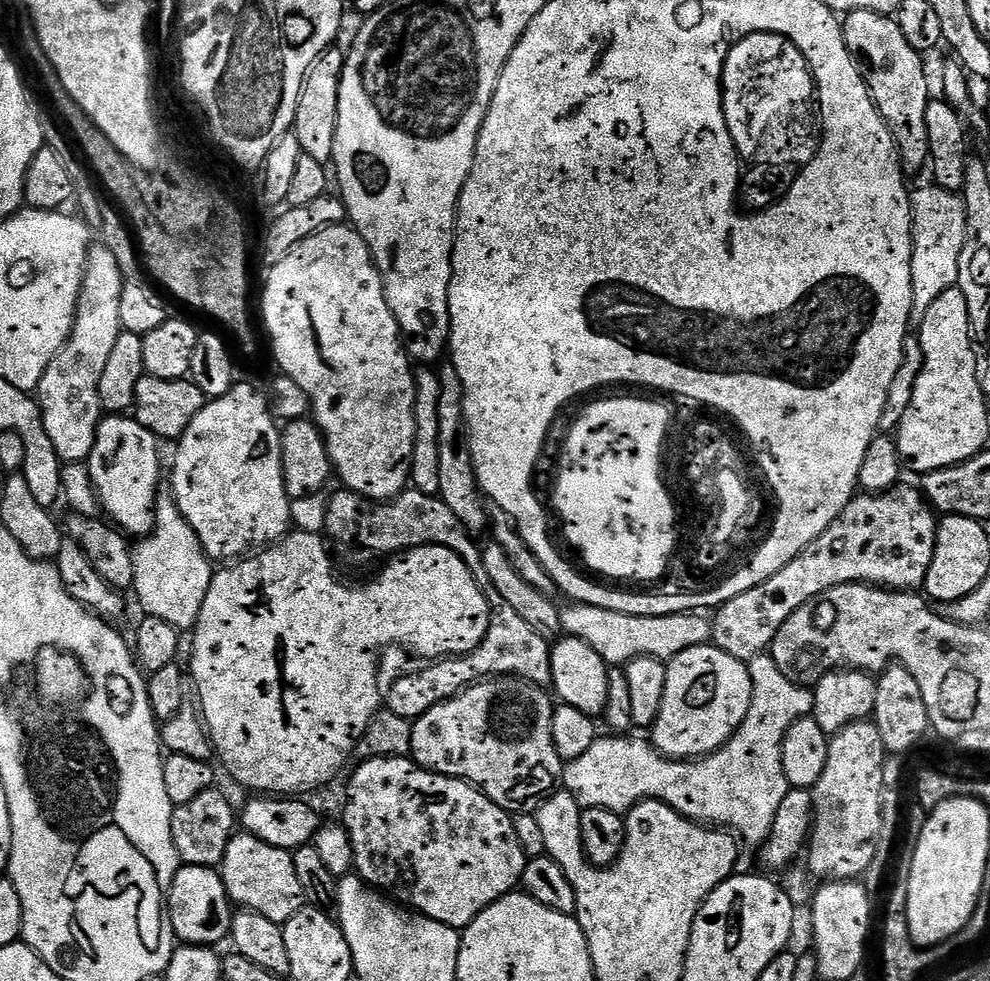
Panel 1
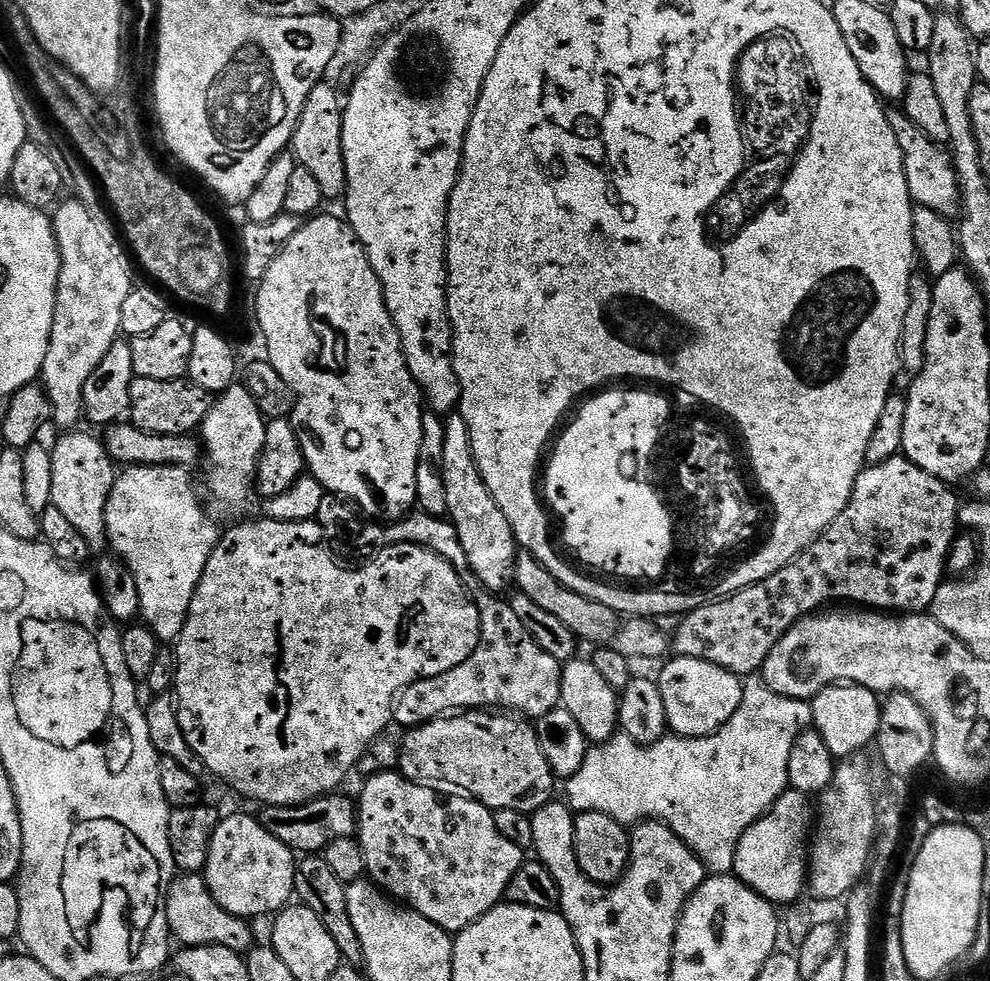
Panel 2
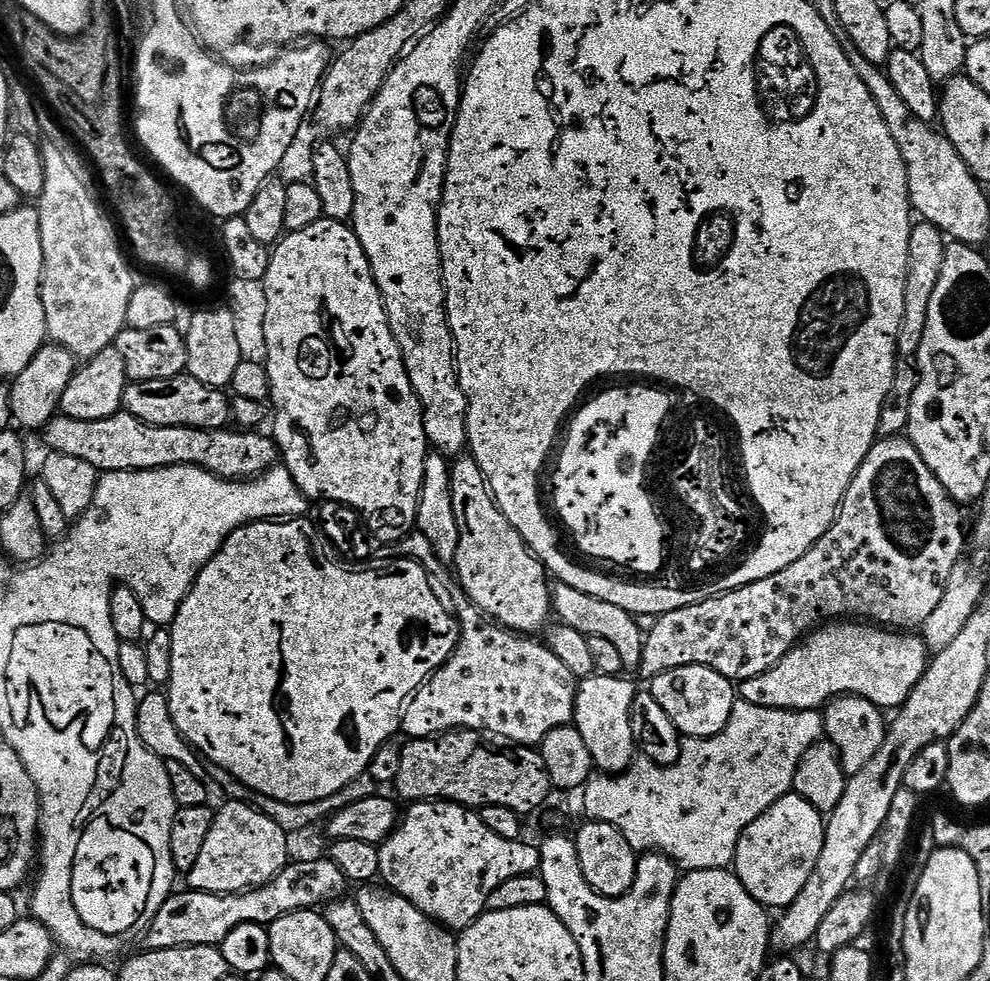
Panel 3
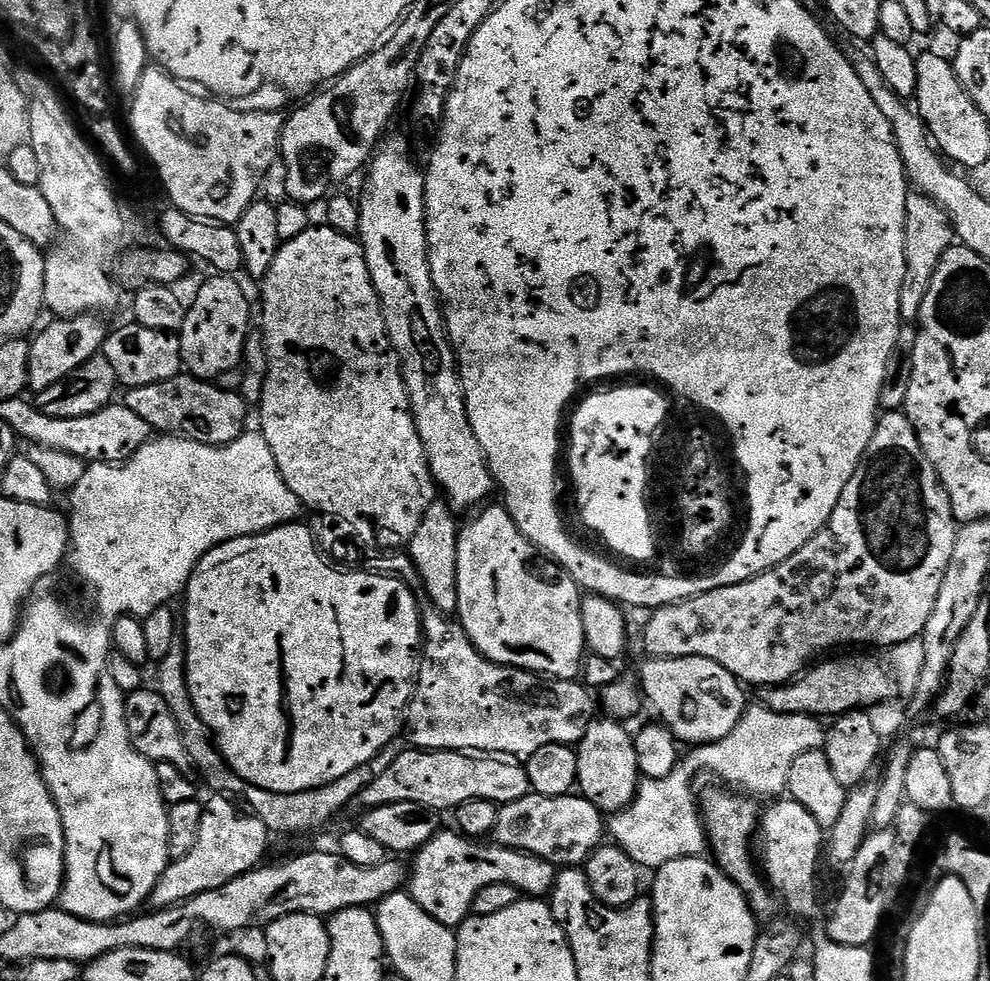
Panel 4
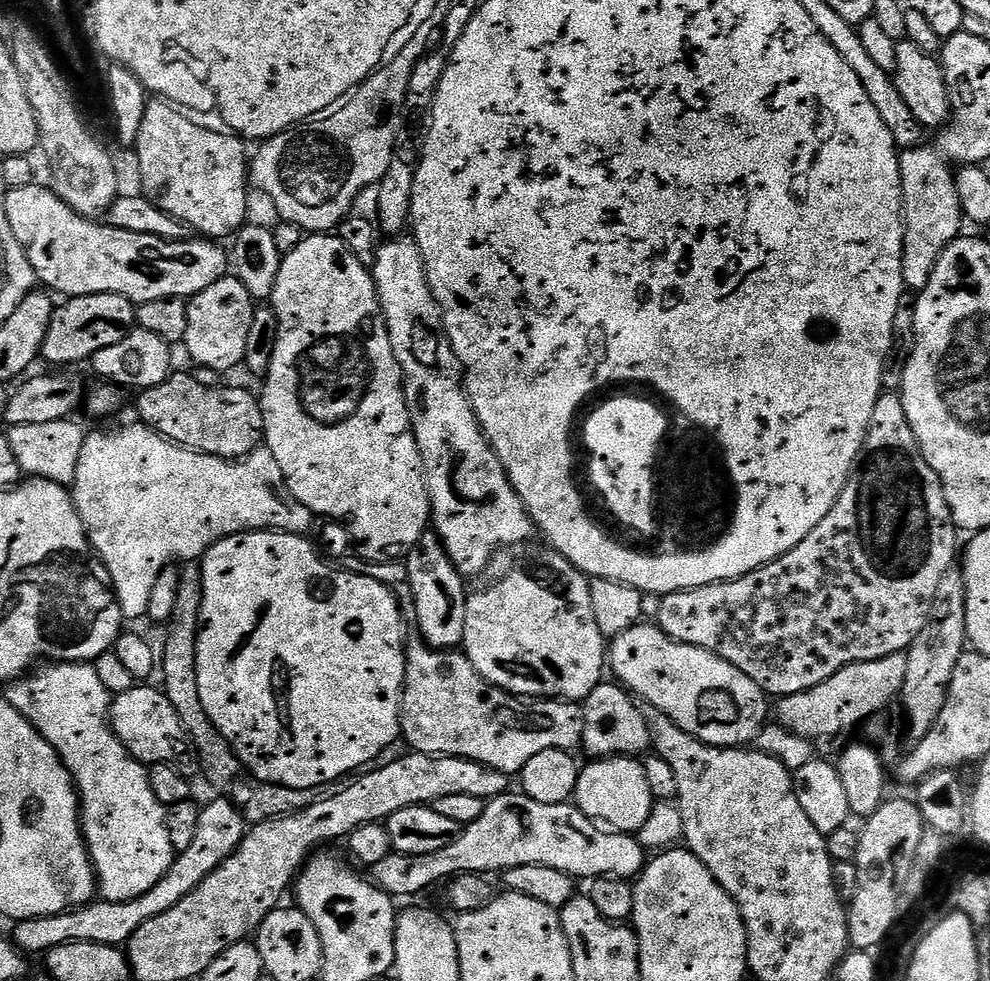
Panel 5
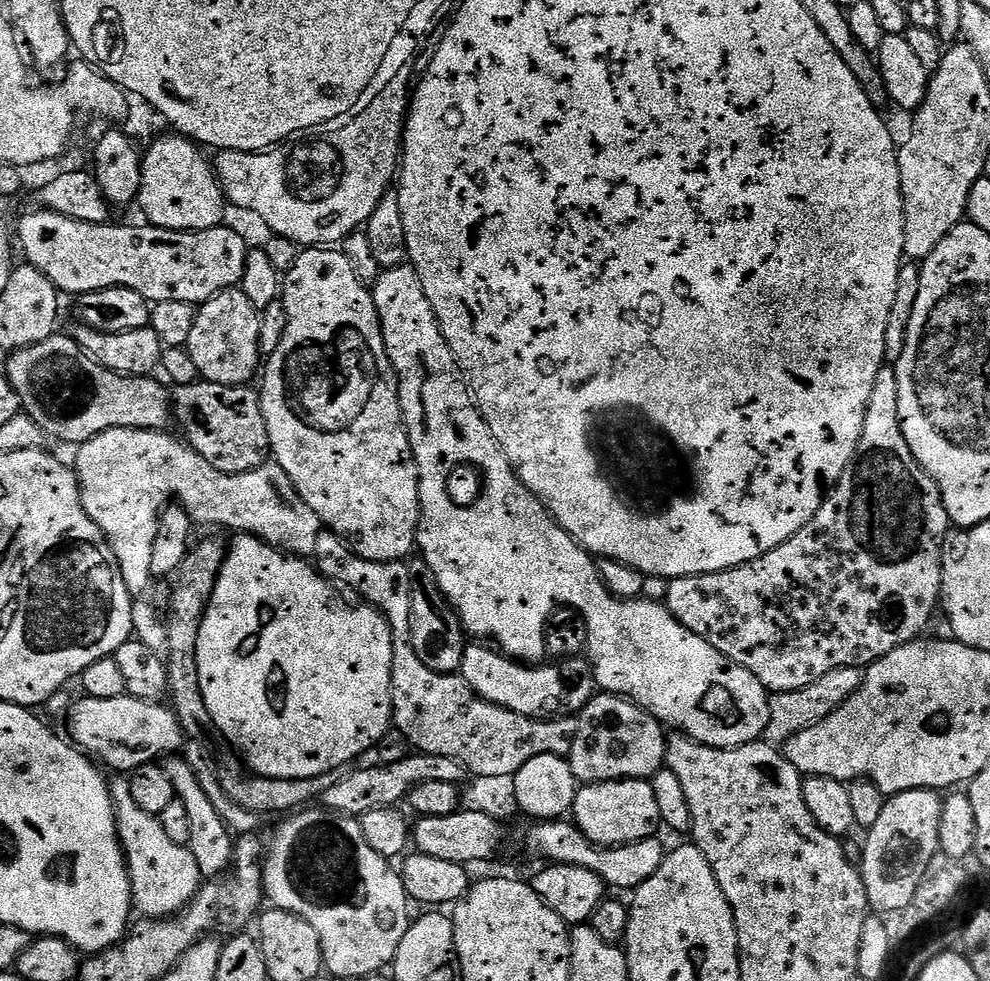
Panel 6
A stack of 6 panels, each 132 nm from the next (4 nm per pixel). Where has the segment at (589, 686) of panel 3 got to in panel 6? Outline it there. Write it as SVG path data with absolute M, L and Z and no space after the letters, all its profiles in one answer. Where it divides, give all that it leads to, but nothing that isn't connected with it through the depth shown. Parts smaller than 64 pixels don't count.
M615 780L601 784L585 784L577 791L572 803L571 819L577 828L590 838L597 848L617 848L623 844L633 844L639 840L650 840L657 835L656 827L661 827L662 819L658 808L658 798L654 796L651 783L647 780Z

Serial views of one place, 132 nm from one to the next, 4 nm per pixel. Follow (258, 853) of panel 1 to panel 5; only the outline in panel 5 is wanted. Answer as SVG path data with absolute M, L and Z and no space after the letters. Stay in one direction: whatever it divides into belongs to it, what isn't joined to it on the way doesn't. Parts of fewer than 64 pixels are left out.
M215 799L201 807L198 831L193 844L173 859L168 873L146 894L133 900L100 898L95 902L76 906L69 911L59 912L53 916L21 920L17 923L14 933L15 946L25 954L33 954L32 952L47 954L54 946L73 944L74 942L90 942L115 948L127 945L128 939L136 933L140 926L150 922L150 918L158 918L158 914L166 914L166 910L170 910L170 906L178 906L178 902L182 902L182 898L189 896L214 869L226 862L234 854L237 846L244 841L246 821L240 811L229 800Z

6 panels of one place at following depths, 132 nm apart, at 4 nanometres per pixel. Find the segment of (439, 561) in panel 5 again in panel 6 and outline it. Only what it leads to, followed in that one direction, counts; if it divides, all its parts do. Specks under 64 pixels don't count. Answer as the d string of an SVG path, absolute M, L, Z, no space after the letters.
M416 558L410 564L412 570L412 645L430 670L443 676L459 673L466 647L466 633L451 602L442 594L438 578L423 558Z

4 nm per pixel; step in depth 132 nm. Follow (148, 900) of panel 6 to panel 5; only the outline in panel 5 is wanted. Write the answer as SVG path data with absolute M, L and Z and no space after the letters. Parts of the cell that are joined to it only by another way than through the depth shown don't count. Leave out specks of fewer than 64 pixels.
M52 662L47 666L41 667L40 670L41 672L37 676L29 675L27 678L17 678L11 681L7 685L6 698L40 731L42 738L46 738L46 742L50 742L50 746L54 746L54 750L60 755L60 761L68 767L68 772L76 782L76 790L80 794L80 803L82 805L84 843L88 845L88 854L92 857L92 867L96 869L99 895L106 900L133 900L138 898L142 894L146 894L168 873L174 859L174 853L170 846L170 830L166 830L168 814L165 805L160 804L154 794L152 783L148 777L149 769L141 764L140 761L134 759L126 750L126 746L122 746L122 742L114 734L110 723L110 709L113 697L106 690L106 686L102 686L102 678L98 678L95 667L88 662Z

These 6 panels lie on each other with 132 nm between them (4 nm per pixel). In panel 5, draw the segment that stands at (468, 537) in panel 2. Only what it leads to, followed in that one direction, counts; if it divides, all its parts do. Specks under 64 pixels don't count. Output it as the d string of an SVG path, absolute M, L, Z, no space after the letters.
M544 546L541 552L536 552L525 564L520 564L501 584L496 584L493 588L488 588L485 592L472 592L466 602L466 634L462 651L468 660L478 670L478 674L487 684L492 684L496 688L506 690L512 696L521 698L539 698L542 700L570 700L573 702L583 702L597 686L605 679L606 672L606 637L602 630L598 630L598 622L594 622L592 617L592 603L590 602L590 580L584 573L579 572L573 564L568 561L560 552L551 546Z

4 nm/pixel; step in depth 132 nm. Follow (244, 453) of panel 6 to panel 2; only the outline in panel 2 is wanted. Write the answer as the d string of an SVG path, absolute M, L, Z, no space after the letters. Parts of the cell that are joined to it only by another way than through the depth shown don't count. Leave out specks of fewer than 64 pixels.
M137 376L130 386L130 422L143 432L186 436L195 433L212 409L213 393L202 390L191 379L158 382L154 378Z

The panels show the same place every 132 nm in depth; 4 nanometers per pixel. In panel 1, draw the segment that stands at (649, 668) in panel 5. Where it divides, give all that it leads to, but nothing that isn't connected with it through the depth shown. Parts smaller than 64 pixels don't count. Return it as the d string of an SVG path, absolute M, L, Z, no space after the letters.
M711 642L694 646L690 650L682 650L682 654L667 661L667 665L662 710L650 729L651 743L655 744L663 756L669 756L672 760L694 760L710 756L724 747L724 743L736 733L738 726L742 726L746 710L750 710L752 683L748 665L738 658L730 658L730 654L726 654Z

